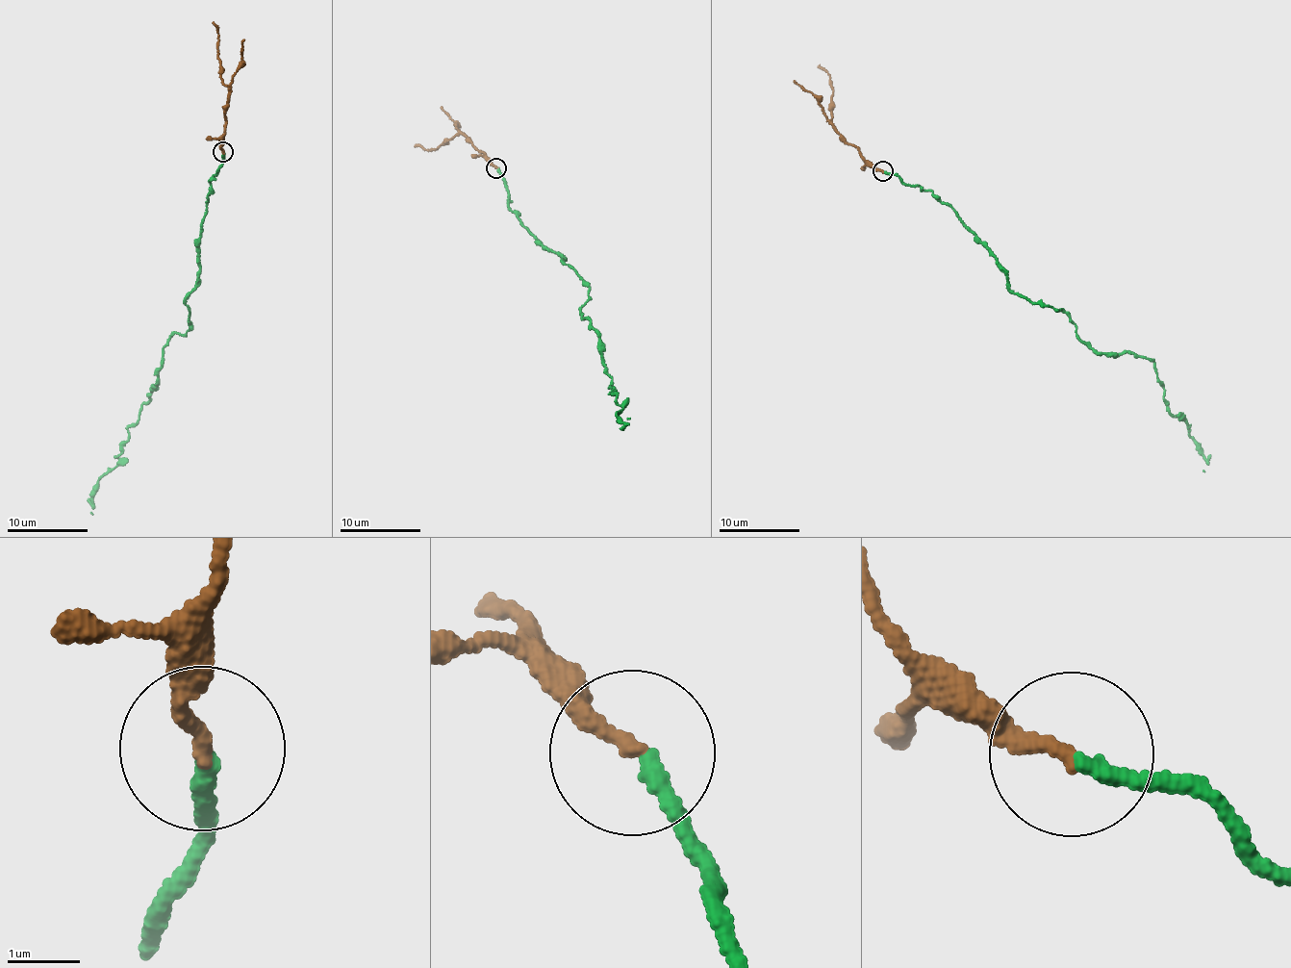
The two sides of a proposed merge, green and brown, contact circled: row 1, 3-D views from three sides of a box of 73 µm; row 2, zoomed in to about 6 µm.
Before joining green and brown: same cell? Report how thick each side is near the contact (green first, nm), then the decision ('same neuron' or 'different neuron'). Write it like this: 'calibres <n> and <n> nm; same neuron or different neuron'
calibres 220 and 220 nm; same neuron

